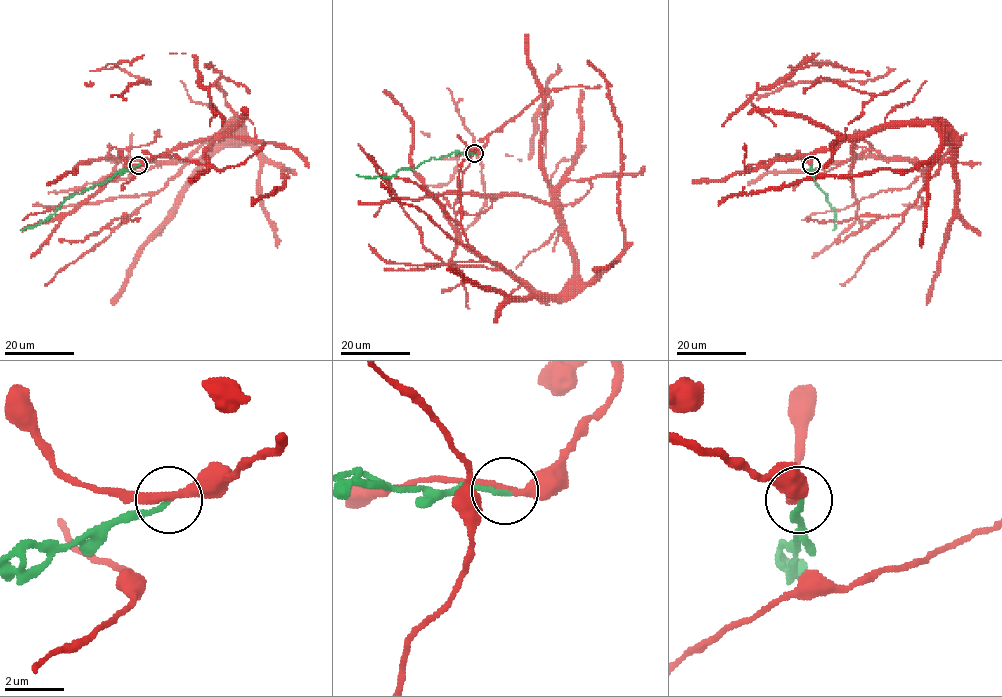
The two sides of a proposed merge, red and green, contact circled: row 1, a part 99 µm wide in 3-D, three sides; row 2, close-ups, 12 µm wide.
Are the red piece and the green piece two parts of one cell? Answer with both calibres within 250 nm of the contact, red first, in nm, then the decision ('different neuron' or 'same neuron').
280 nm thick on the red side, 180 nm on the other; different neuron

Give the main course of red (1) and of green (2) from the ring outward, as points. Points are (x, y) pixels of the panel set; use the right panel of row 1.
1: (811, 164), (751, 168), (901, 125), (952, 142), (947, 159), (901, 159), (921, 170), (909, 186), (802, 219)
2: (811, 164), (810, 173), (826, 193), (836, 214), (836, 226), (832, 230)

